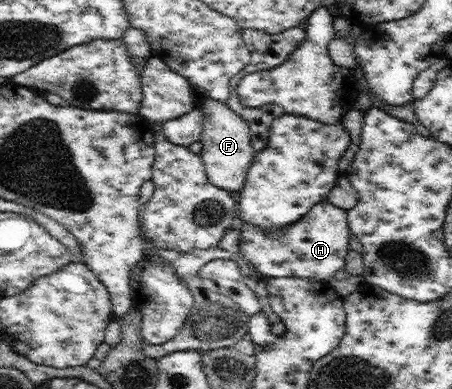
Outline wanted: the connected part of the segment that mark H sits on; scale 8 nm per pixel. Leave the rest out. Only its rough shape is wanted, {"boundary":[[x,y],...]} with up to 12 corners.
{"boundary":[[328,201],[278,230],[243,222],[239,251],[269,278],[330,282],[348,210]]}

